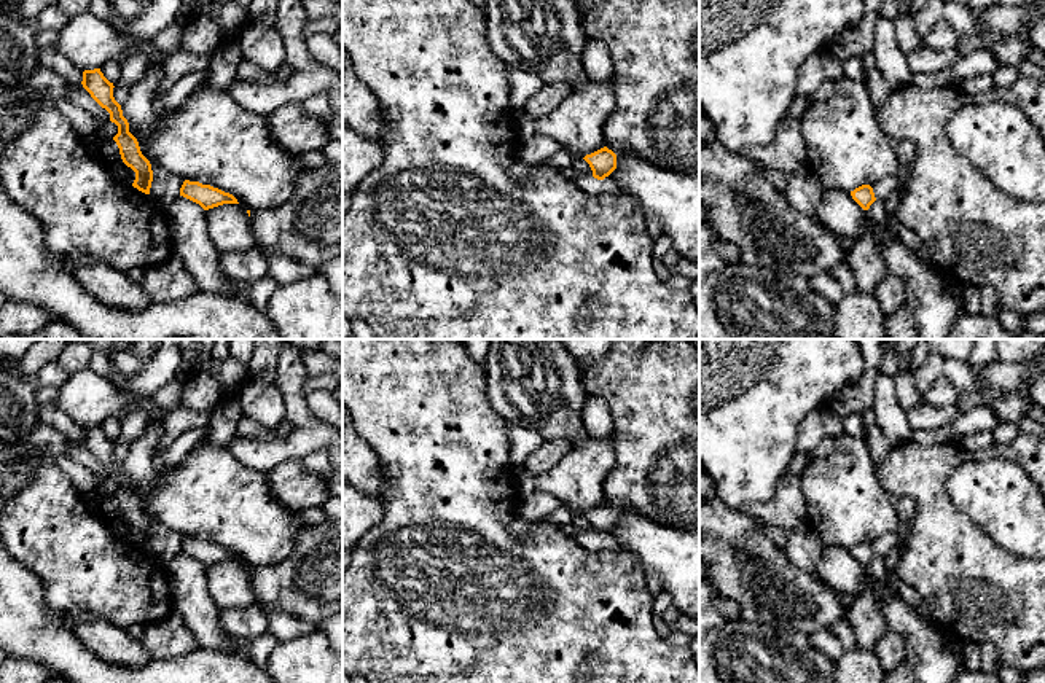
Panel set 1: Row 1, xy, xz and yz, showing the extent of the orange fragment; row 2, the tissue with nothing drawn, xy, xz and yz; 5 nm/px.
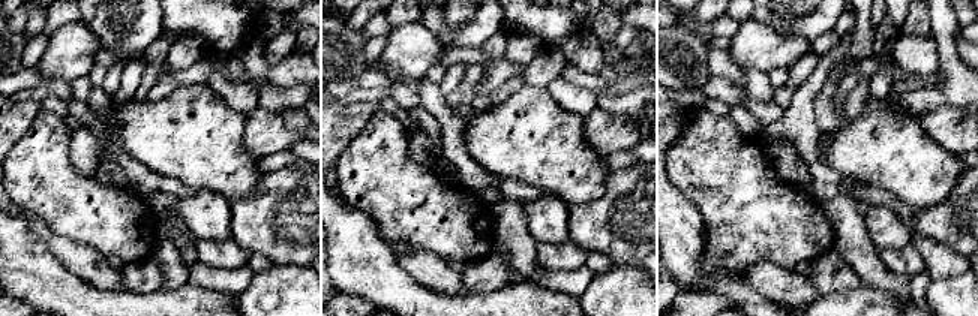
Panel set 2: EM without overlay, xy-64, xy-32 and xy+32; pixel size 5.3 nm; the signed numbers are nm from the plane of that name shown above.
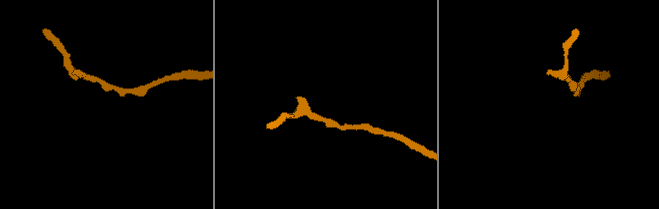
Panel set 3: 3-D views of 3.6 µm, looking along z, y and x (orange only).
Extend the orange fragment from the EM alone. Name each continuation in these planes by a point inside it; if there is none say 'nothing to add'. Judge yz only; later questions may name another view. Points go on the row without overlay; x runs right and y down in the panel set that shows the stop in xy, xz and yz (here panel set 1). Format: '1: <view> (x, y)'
nothing to add

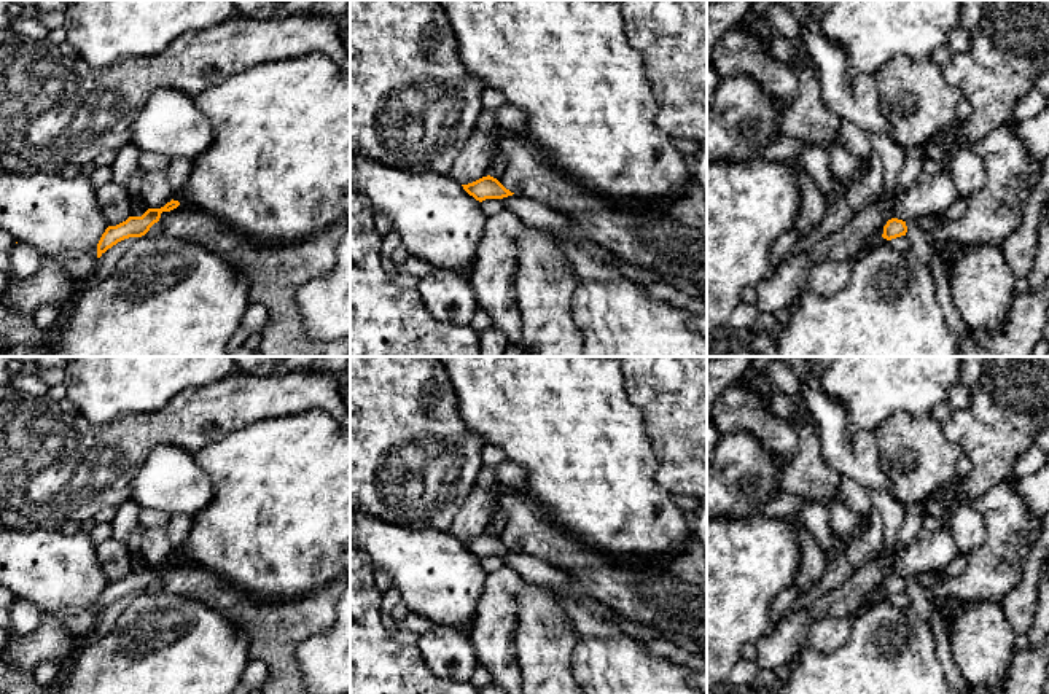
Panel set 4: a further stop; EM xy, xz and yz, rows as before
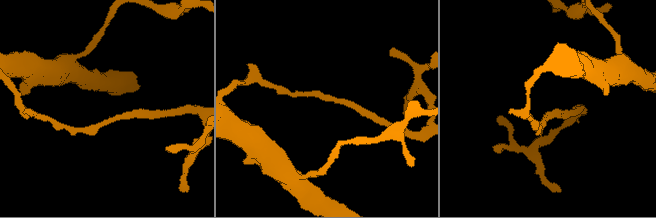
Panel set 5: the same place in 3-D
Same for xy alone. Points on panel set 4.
nothing to add

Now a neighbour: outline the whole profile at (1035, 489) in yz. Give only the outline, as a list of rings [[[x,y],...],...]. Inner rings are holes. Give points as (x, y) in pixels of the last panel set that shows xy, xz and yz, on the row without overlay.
[[[1049,455],[1038,473],[1019,479],[1019,493],[1035,517],[1046,519],[1049,514]]]

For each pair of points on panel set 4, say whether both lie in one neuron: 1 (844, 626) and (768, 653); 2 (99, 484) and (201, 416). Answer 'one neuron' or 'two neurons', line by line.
1: two neurons
2: one neuron

